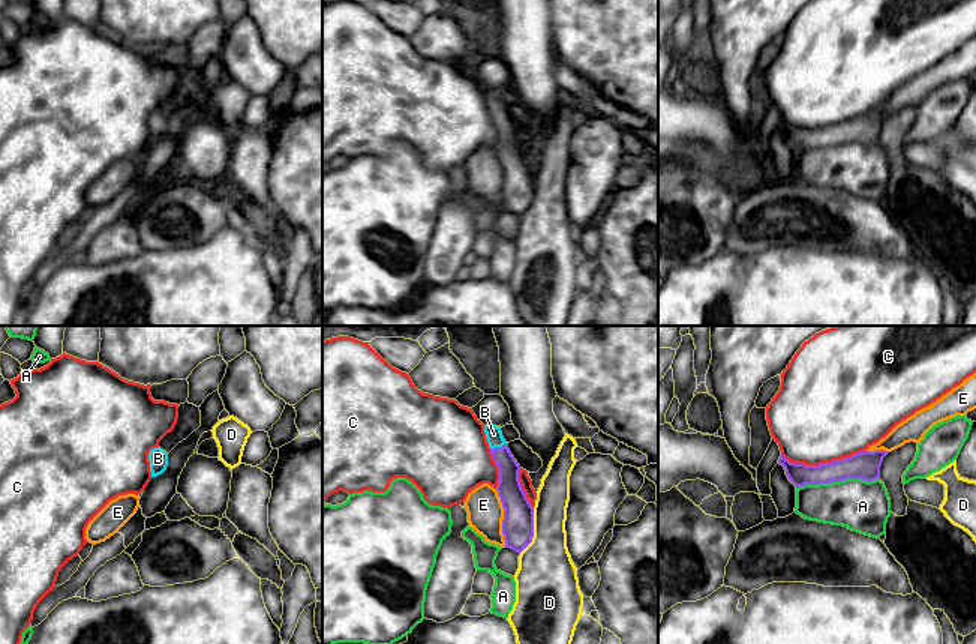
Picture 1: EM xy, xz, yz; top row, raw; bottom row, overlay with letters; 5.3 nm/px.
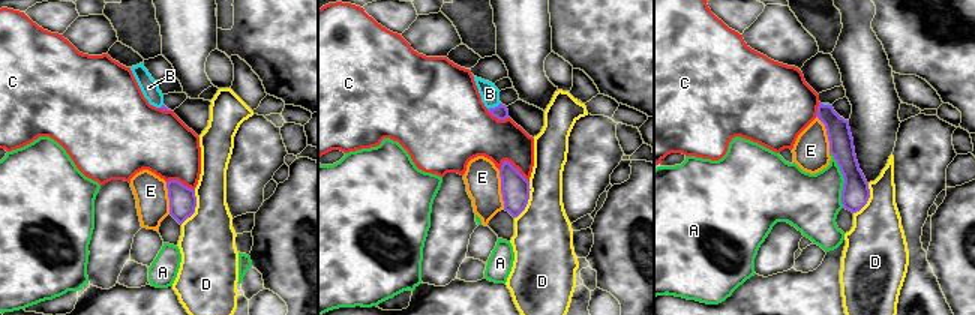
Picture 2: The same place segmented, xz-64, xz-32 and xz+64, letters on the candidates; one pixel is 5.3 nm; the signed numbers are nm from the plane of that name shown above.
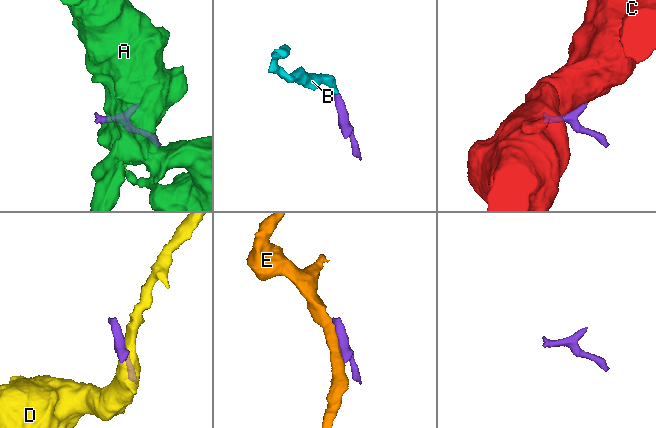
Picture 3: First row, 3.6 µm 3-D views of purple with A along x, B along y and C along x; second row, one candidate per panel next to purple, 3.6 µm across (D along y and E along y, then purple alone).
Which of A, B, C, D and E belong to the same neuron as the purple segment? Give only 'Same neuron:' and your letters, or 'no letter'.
Same neuron: B

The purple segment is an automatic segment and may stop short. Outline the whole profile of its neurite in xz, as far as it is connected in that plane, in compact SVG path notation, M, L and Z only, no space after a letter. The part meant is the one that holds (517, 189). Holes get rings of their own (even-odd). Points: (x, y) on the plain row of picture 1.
M486 89L486 102L499 134L498 159L504 171L502 198L505 212L522 216L534 201L534 171L519 144L520 129L502 101L501 90Z

